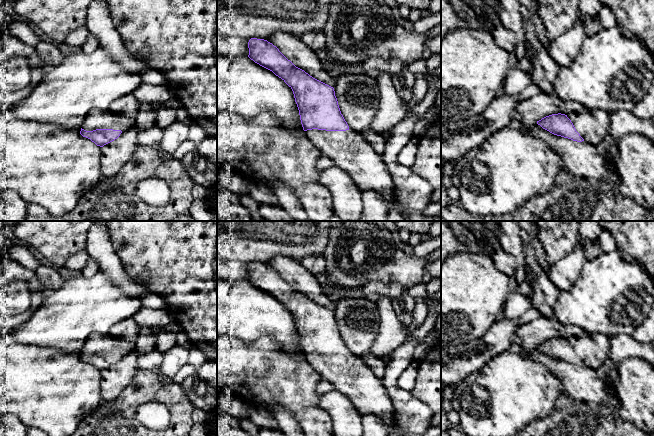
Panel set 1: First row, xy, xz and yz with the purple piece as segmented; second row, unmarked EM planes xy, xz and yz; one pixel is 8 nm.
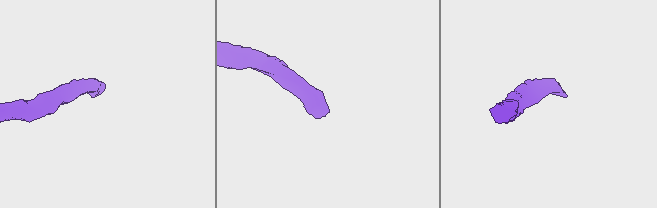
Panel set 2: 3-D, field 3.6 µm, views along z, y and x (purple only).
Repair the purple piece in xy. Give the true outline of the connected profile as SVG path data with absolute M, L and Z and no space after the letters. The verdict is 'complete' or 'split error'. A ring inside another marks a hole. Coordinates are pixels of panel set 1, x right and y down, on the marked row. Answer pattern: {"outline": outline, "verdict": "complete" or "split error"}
{"outline": "M93 109L87 114L80 134L97 146L103 147L117 139L123 131L135 125L135 117L116 114L109 109Z", "verdict": "split error"}

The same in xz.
{"outline": "M251 38L248 42L248 57L260 66L272 71L281 78L293 91L301 124L306 137L313 145L334 162L334 165L345 171L362 191L374 190L385 200L388 211L400 213L405 221L441 221L441 211L428 216L422 211L397 207L395 204L394 183L381 155L377 154L362 133L349 129L341 114L334 88L313 78L304 70L296 67L279 49L264 39Z", "verdict": "split error"}

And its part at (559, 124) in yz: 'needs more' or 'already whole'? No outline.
needs more

